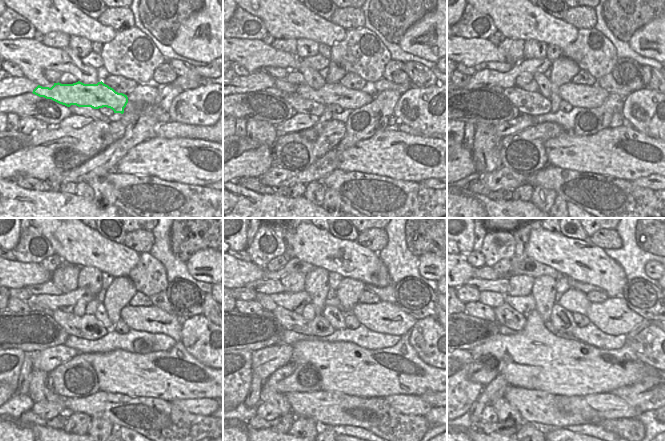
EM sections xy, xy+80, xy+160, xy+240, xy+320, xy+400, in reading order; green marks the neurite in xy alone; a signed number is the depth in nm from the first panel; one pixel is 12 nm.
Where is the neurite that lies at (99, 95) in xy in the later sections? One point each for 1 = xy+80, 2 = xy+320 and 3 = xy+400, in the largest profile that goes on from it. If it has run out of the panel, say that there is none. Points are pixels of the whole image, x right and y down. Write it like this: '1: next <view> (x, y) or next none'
1: next xy+80 (330, 94)
2: next xy+320 (384, 317)
3: next xy+400 (613, 317)

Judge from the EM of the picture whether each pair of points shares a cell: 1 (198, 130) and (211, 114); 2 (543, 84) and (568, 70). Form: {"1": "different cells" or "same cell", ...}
{"1": "different cells", "2": "different cells"}

